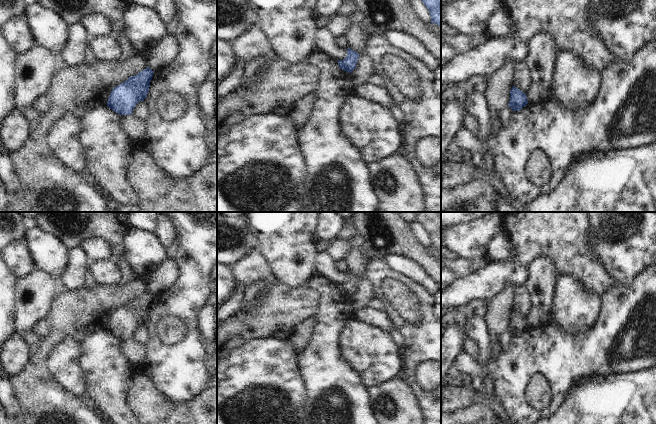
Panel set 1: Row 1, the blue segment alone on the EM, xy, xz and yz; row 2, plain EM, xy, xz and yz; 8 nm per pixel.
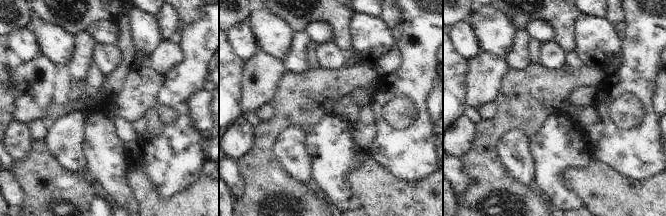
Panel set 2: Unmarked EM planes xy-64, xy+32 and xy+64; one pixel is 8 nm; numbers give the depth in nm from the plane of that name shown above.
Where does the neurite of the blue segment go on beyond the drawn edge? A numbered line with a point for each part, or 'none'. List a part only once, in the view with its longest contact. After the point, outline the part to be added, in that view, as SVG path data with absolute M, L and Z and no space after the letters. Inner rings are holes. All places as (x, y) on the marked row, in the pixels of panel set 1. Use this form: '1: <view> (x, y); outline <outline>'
none

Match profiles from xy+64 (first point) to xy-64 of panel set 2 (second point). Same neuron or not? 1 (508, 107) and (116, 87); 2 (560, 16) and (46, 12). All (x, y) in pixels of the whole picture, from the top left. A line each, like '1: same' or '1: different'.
1: different
2: same

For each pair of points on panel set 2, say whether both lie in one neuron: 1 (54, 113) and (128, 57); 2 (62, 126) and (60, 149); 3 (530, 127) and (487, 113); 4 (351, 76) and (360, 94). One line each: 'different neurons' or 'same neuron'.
1: same neuron
2: same neuron
3: different neurons
4: different neurons

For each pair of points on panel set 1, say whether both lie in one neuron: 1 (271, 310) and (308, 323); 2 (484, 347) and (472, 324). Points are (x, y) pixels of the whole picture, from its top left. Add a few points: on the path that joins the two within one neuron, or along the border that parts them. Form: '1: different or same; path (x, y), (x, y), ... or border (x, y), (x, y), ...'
1: different; border (314, 315), (297, 323), (288, 339)
2: same; path (483, 341), (477, 330)

